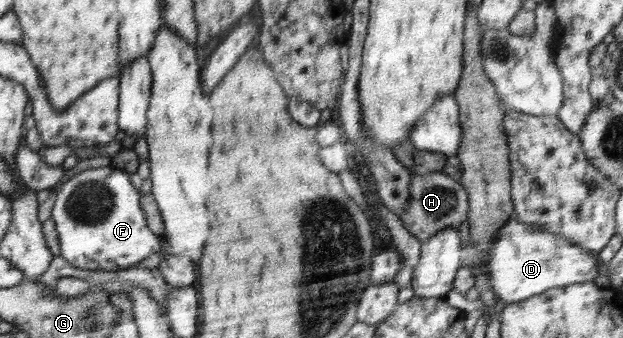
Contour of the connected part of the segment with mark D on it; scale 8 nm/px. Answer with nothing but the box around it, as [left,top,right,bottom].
[488,216,599,304]

